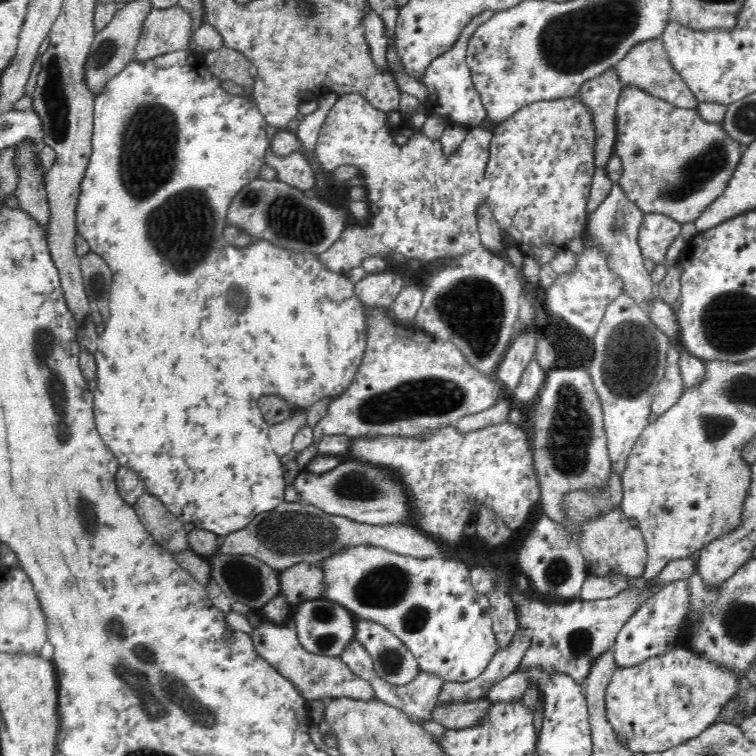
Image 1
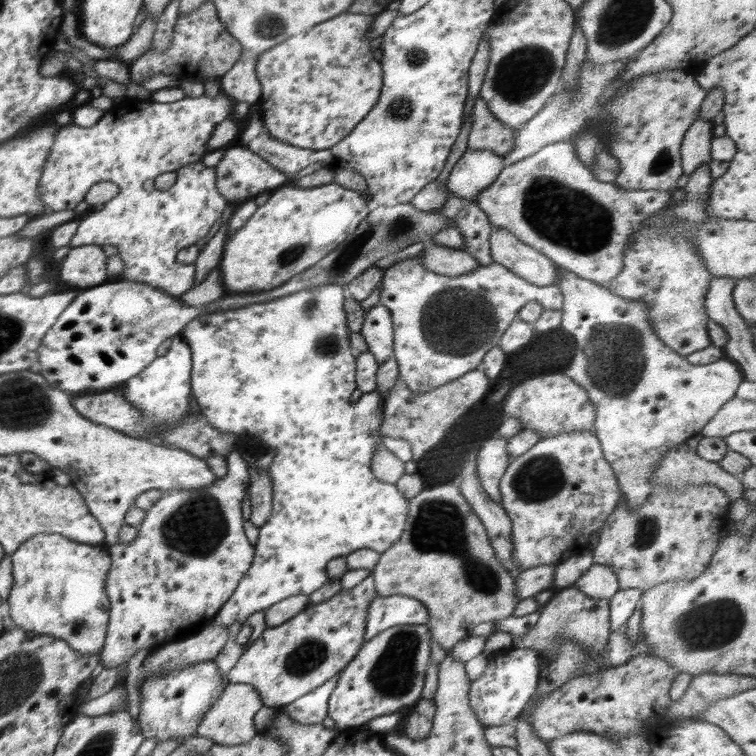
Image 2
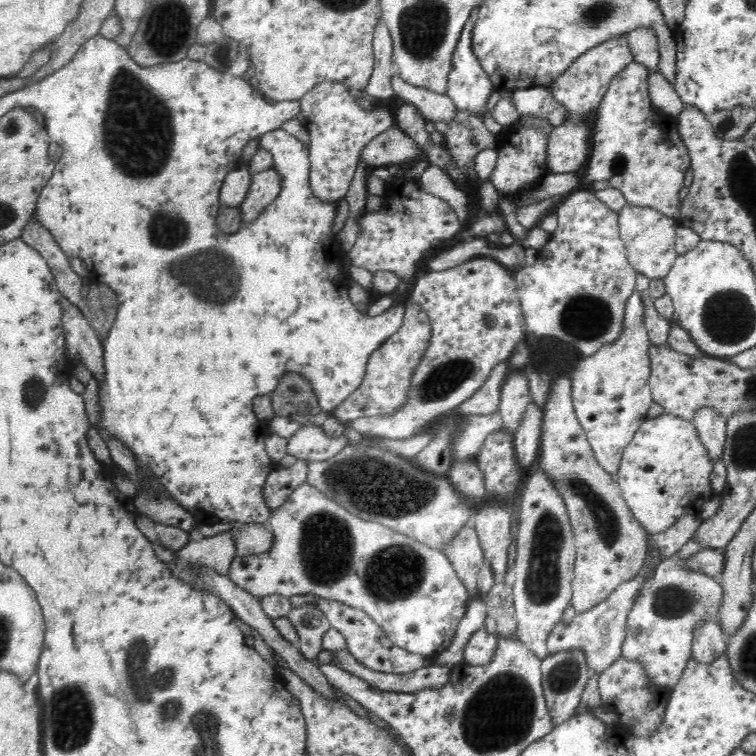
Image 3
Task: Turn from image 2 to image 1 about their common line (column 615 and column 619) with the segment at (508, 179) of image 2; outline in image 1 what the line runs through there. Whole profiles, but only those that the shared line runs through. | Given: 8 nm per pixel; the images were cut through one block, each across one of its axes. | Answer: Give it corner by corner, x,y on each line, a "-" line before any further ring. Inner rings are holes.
615,183
598,208
589,214
586,232
593,236
597,247
605,252
610,270
622,279
623,292
630,295
648,313
651,300
656,295
653,291
655,283
651,279
651,273
644,267
644,255
638,246
638,228
642,224
644,214
645,212
628,198
624,189

